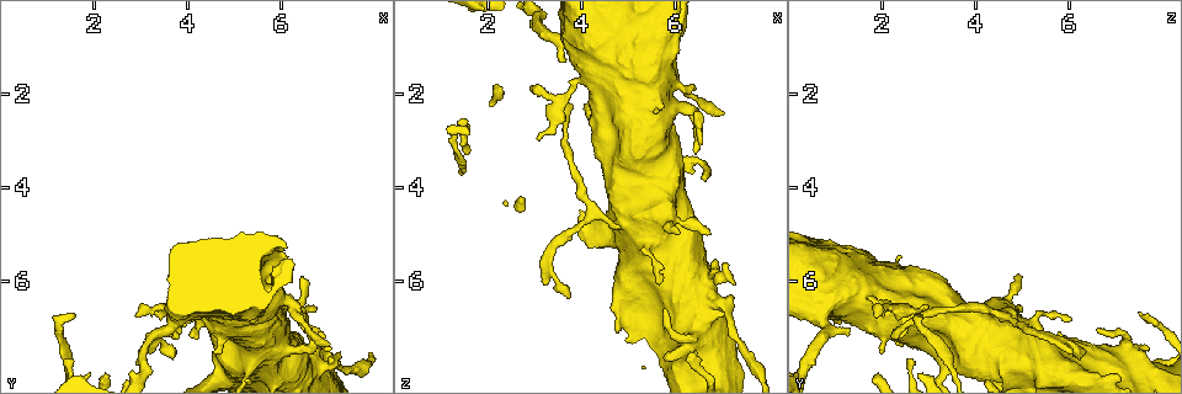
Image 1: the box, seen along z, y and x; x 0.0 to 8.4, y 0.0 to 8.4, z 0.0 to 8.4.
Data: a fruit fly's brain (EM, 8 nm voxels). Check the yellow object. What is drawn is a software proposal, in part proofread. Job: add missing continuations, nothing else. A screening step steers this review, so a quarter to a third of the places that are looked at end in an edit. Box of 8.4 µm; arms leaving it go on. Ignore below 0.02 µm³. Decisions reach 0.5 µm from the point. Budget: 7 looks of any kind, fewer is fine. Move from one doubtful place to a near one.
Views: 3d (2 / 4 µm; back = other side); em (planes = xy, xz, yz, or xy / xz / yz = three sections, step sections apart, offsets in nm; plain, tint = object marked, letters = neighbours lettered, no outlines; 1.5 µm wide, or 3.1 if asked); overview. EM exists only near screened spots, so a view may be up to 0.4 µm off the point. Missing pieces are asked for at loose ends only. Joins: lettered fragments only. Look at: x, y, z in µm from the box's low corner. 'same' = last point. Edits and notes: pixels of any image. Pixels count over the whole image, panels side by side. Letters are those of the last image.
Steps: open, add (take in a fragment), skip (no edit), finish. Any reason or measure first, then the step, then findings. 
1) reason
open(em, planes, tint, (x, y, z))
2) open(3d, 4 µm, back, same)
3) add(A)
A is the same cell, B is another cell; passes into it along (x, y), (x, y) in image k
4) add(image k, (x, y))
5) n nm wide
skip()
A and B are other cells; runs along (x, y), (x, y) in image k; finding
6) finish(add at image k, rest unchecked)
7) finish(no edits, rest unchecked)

branch stops here
open(3d, 2 µm, (5.75, 7.45, 7.70))

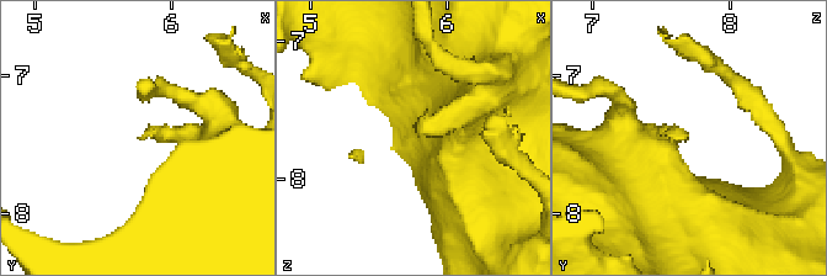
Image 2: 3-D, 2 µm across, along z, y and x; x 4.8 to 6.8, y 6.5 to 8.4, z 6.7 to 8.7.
need the tissue
open(em, planes, tint, (5.78, 7.46, 7.66))

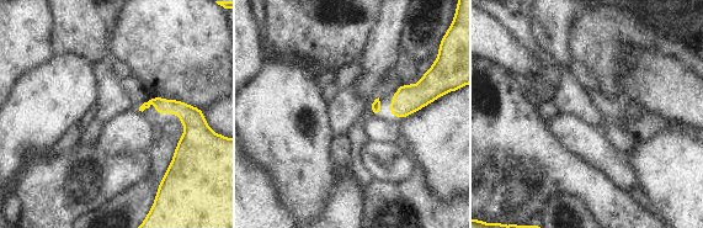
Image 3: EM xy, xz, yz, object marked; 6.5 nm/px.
what lies round it
open(em, planes, letters, same)

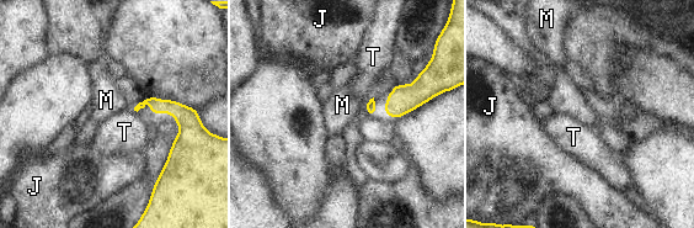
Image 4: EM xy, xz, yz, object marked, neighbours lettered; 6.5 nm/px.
skip()
J, M and T are other cells; no lettered fragment goes on from it

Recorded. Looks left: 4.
free end
open(3d, 4 µm, (5.60, 6.85, 6.05))

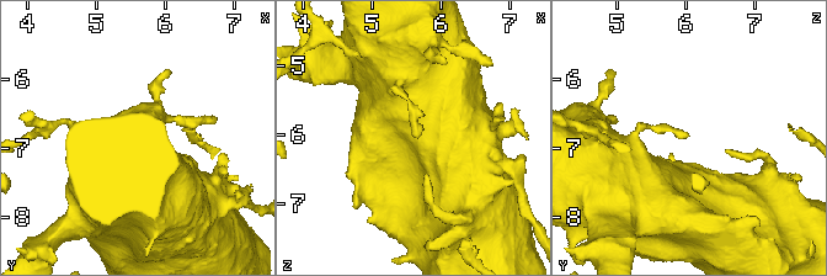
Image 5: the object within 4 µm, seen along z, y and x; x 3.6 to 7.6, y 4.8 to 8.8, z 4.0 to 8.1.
now the EM
open(em, planes, letters, (5.60, 6.85, 6.00))

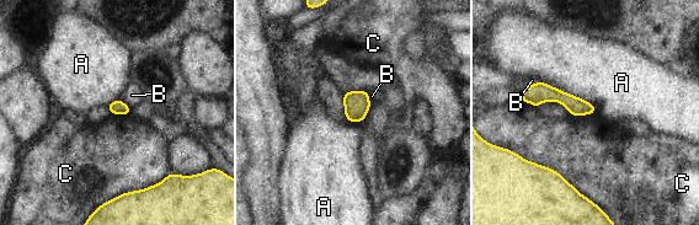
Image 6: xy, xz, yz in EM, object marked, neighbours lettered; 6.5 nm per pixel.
100 nm wide
skip()
A, B and C are other cells; border along (512, 150), (554, 169), (590, 199) in image 6; none of them fits

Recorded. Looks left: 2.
branch stops here
open(em, yz, step 4, tint, (3.60, 7.10, 1.35))

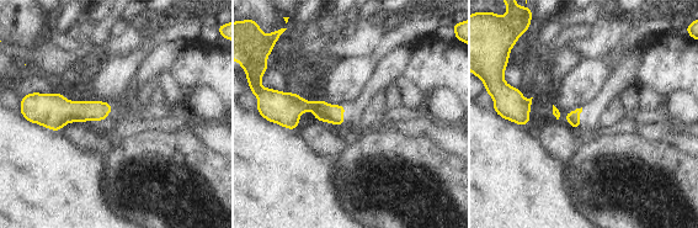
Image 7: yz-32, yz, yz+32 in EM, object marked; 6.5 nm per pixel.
open(em, planes, letters, same)

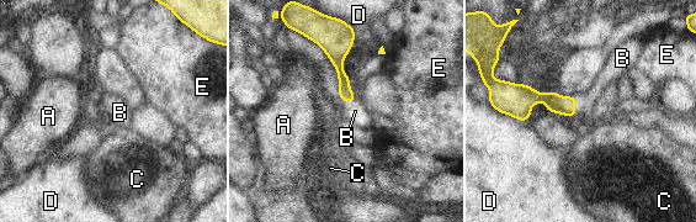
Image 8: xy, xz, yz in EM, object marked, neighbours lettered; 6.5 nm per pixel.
add(B)
B is the same cell, A, C, D and E are other cells; the cell continues

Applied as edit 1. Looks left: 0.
finish(add at image 8, rest unchecked)

